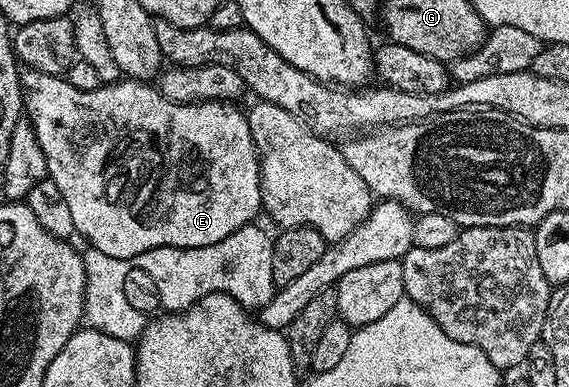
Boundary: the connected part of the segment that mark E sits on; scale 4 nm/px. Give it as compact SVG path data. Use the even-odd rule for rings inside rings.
M26 69L21 74L21 84L23 114L33 126L35 136L39 138L39 148L43 148L48 177L52 178L59 192L63 192L63 200L67 200L67 209L71 211L74 231L78 235L82 234L92 249L117 259L137 260L137 257L145 256L149 250L203 248L207 244L219 244L219 240L231 236L231 232L239 228L250 225L256 219L253 217L257 213L259 215L262 213L259 146L249 126L246 111L240 110L232 101L173 102L161 95L160 90L141 80L122 80L112 84L102 84L94 90L80 90L65 81L64 77L31 69Z

